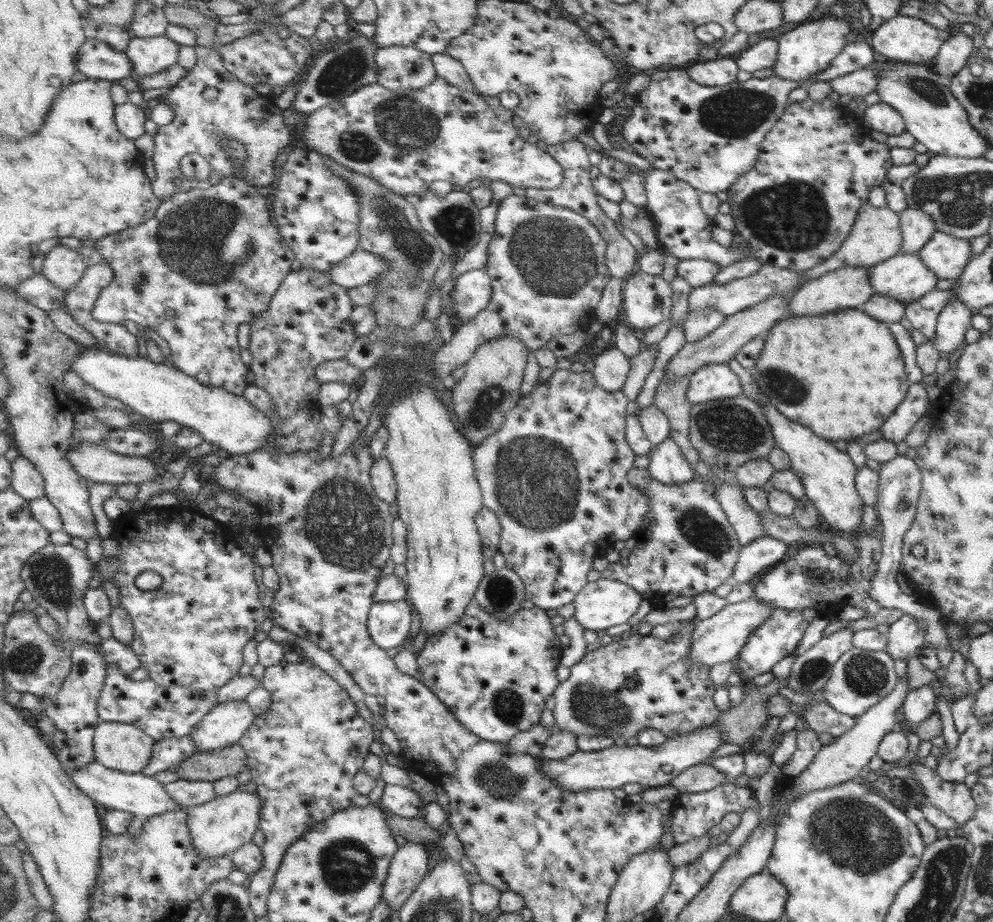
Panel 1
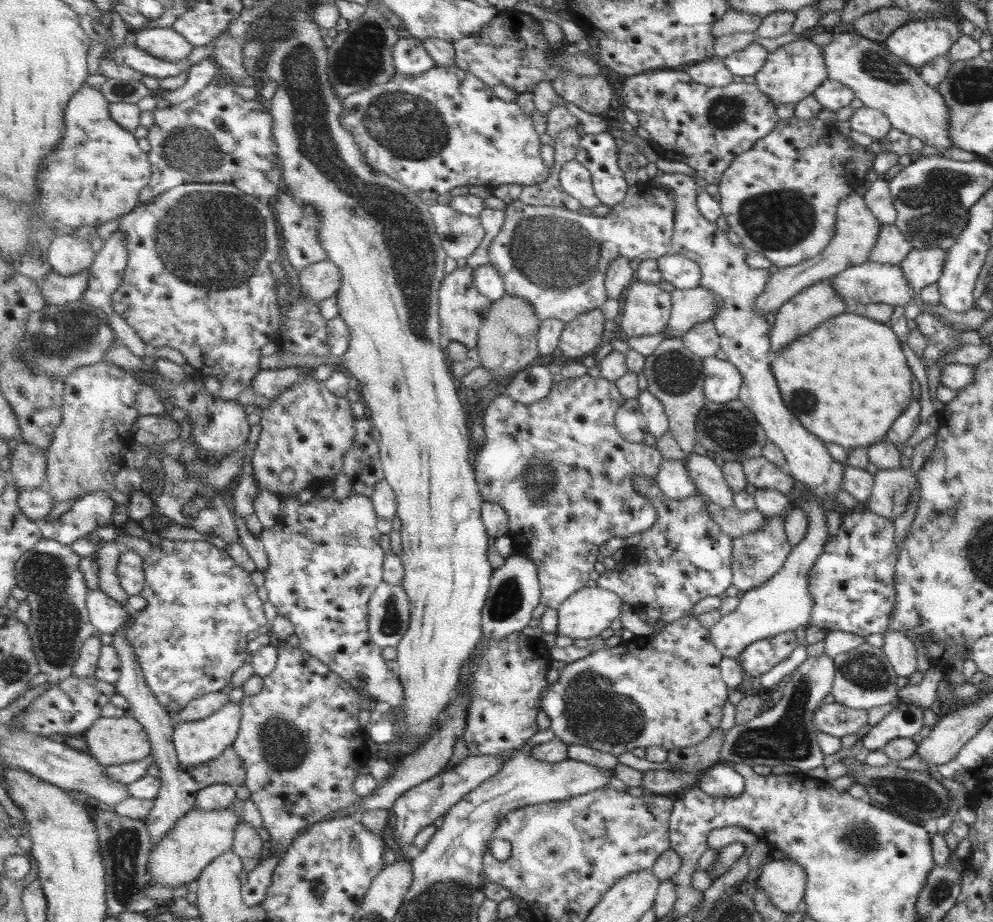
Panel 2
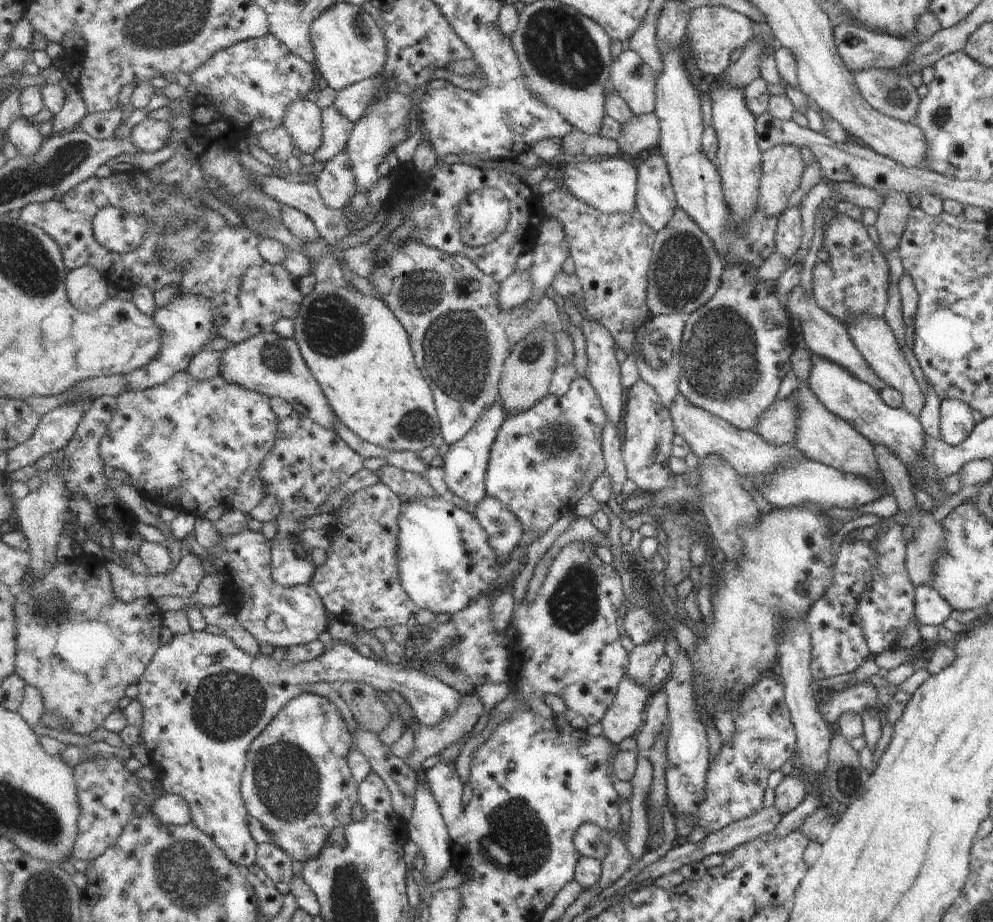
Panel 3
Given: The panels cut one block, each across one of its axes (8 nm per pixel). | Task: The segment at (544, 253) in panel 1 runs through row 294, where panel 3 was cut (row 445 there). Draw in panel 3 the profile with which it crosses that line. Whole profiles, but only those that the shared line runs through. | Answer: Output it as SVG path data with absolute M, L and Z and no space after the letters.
M588 377L575 379L565 396L550 393L532 409L507 416L490 452L486 476L488 494L503 502L519 518L525 532L535 532L538 537L545 534L557 520L575 512L579 500L590 492L595 480L606 472L602 440L609 421L602 399Z

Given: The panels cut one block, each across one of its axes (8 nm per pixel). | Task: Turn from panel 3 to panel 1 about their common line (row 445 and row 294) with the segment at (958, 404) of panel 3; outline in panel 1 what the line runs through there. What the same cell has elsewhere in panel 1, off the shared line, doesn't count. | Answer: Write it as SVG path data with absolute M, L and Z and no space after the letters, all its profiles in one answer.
M959 278L949 287L949 301L941 307L937 313L935 338L931 340L931 345L935 347L937 355L948 358L955 348L963 342L963 334L970 327L971 314L974 312L963 305L955 297L955 292L959 288Z

